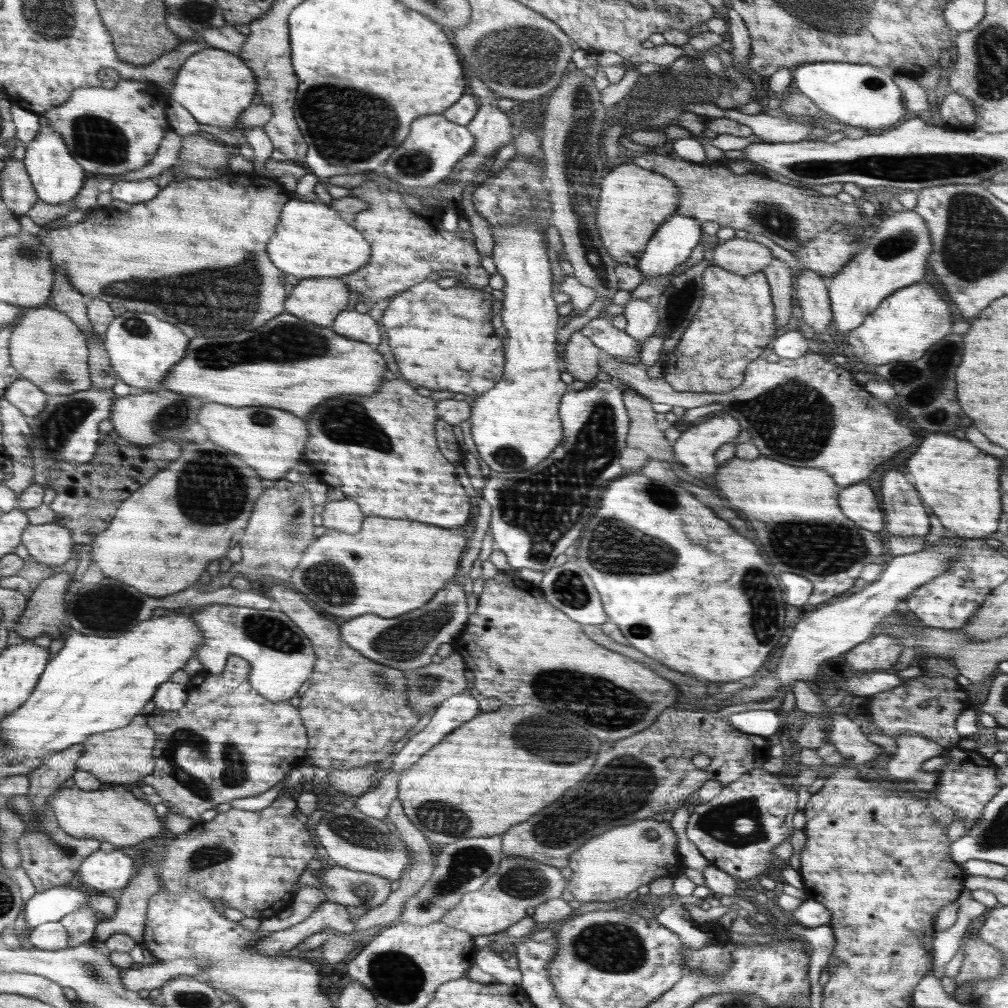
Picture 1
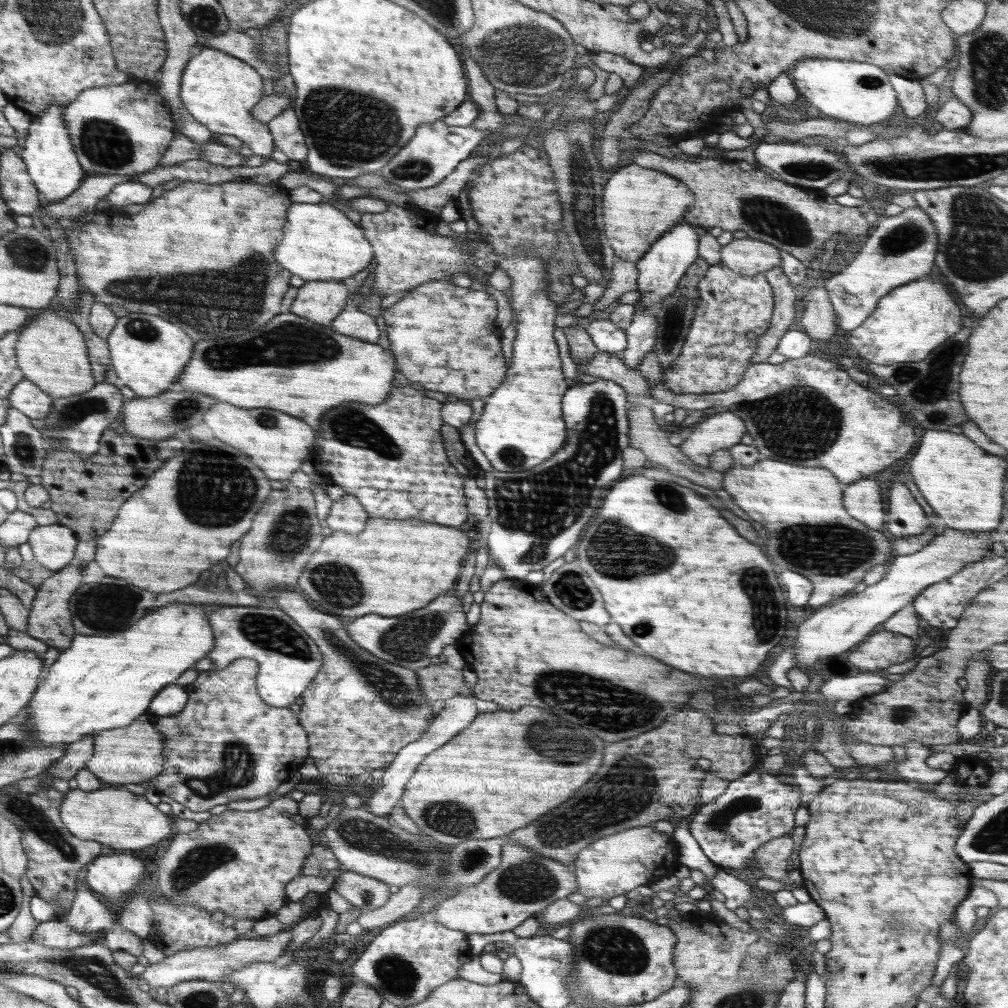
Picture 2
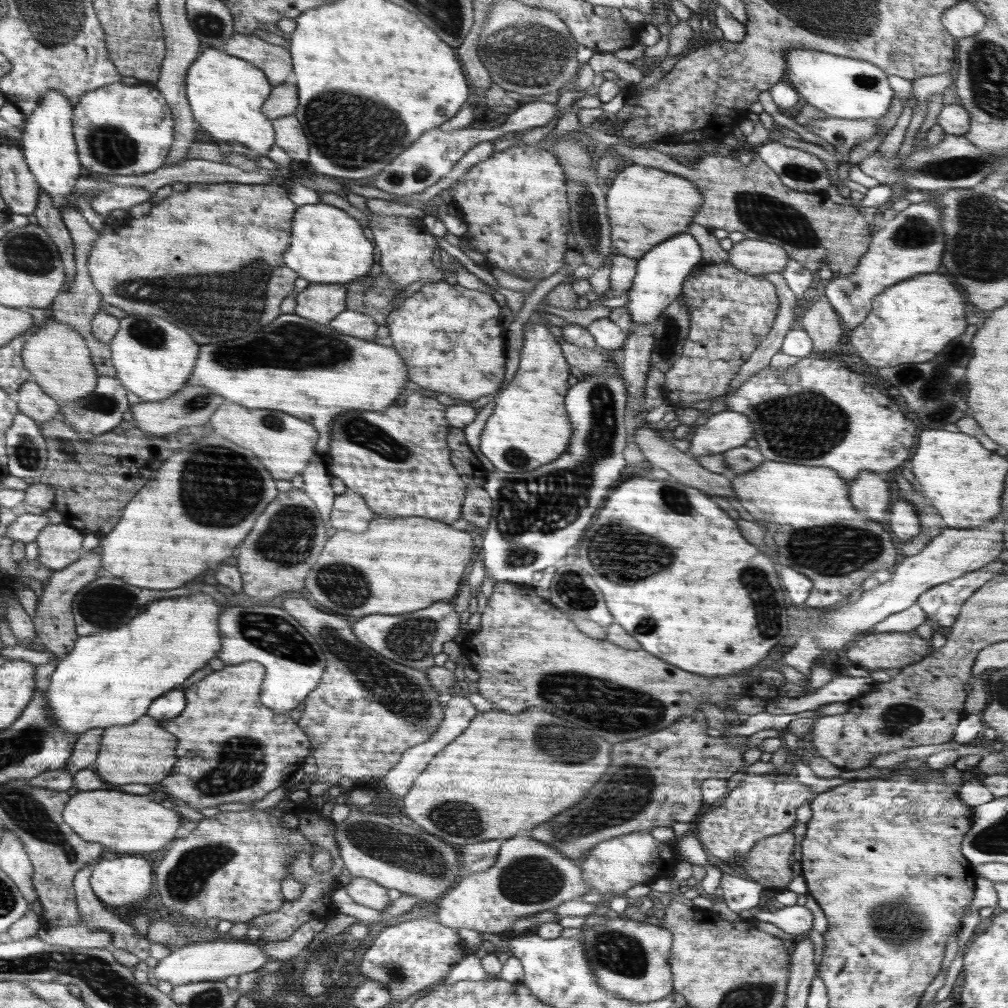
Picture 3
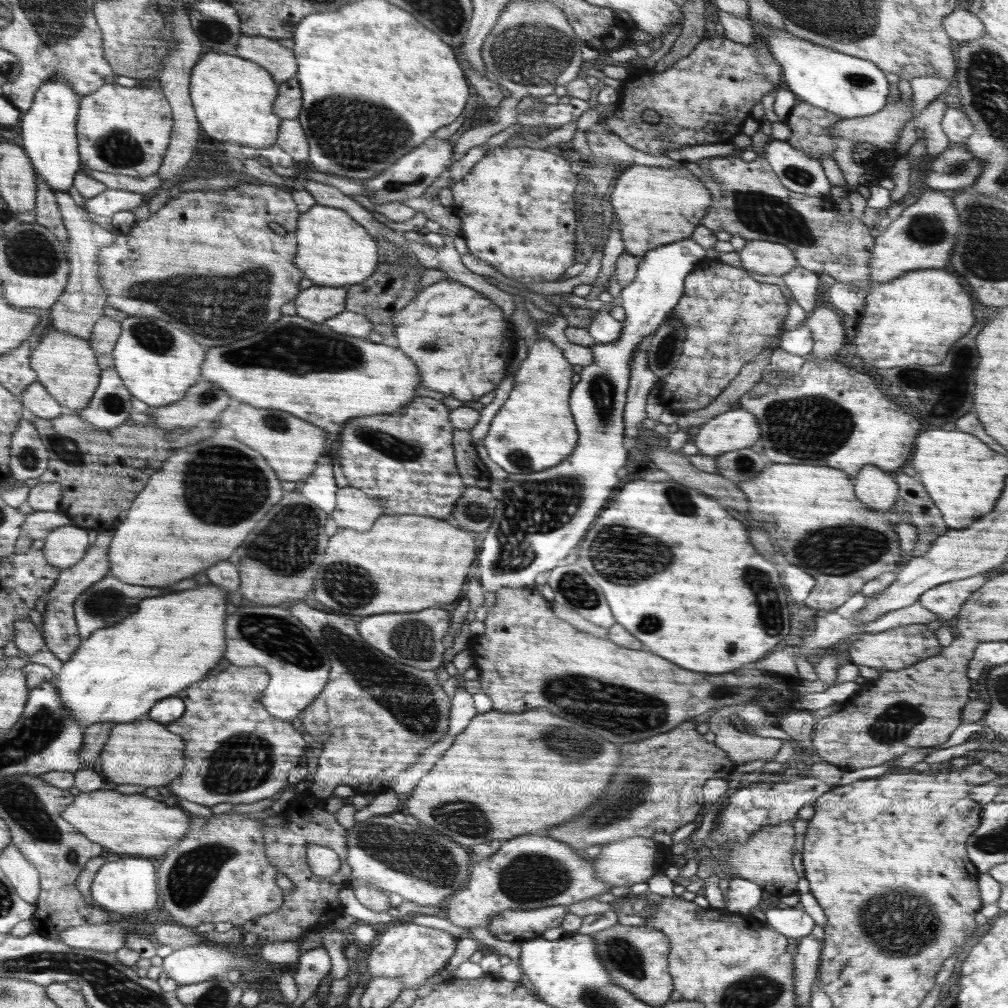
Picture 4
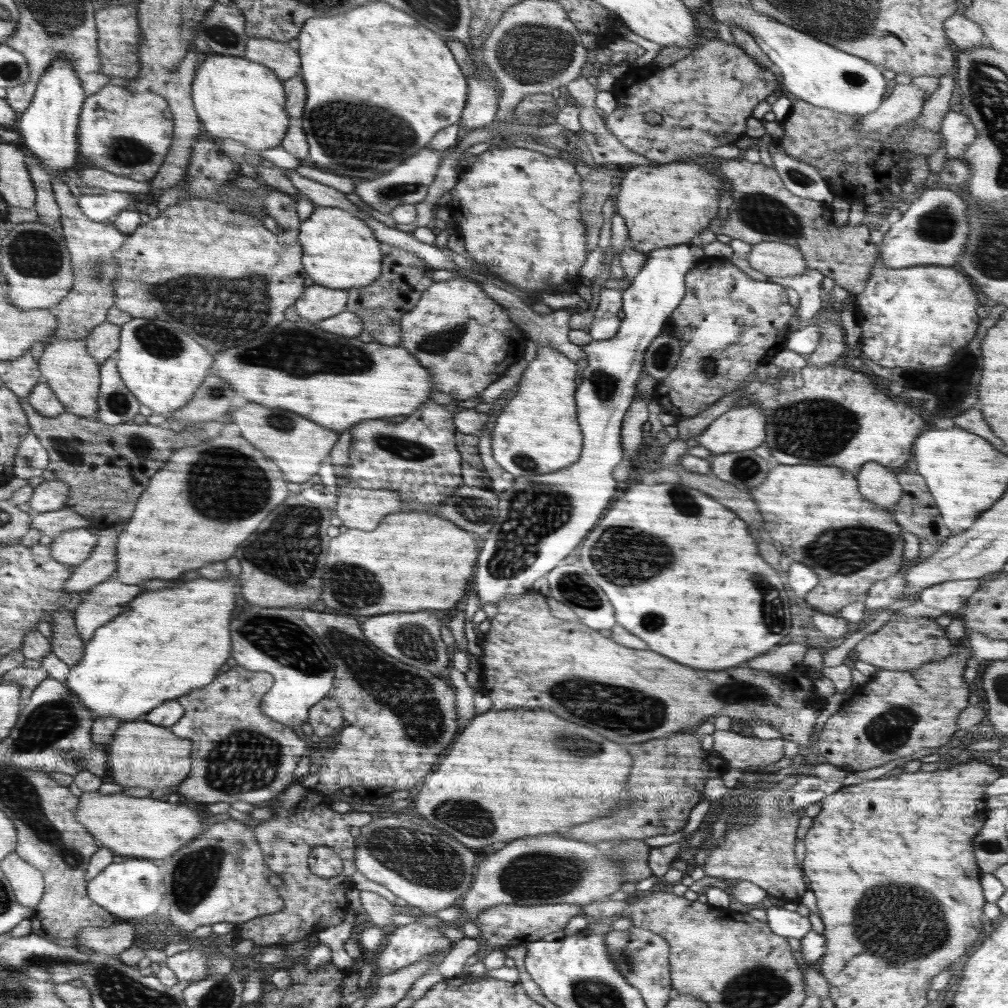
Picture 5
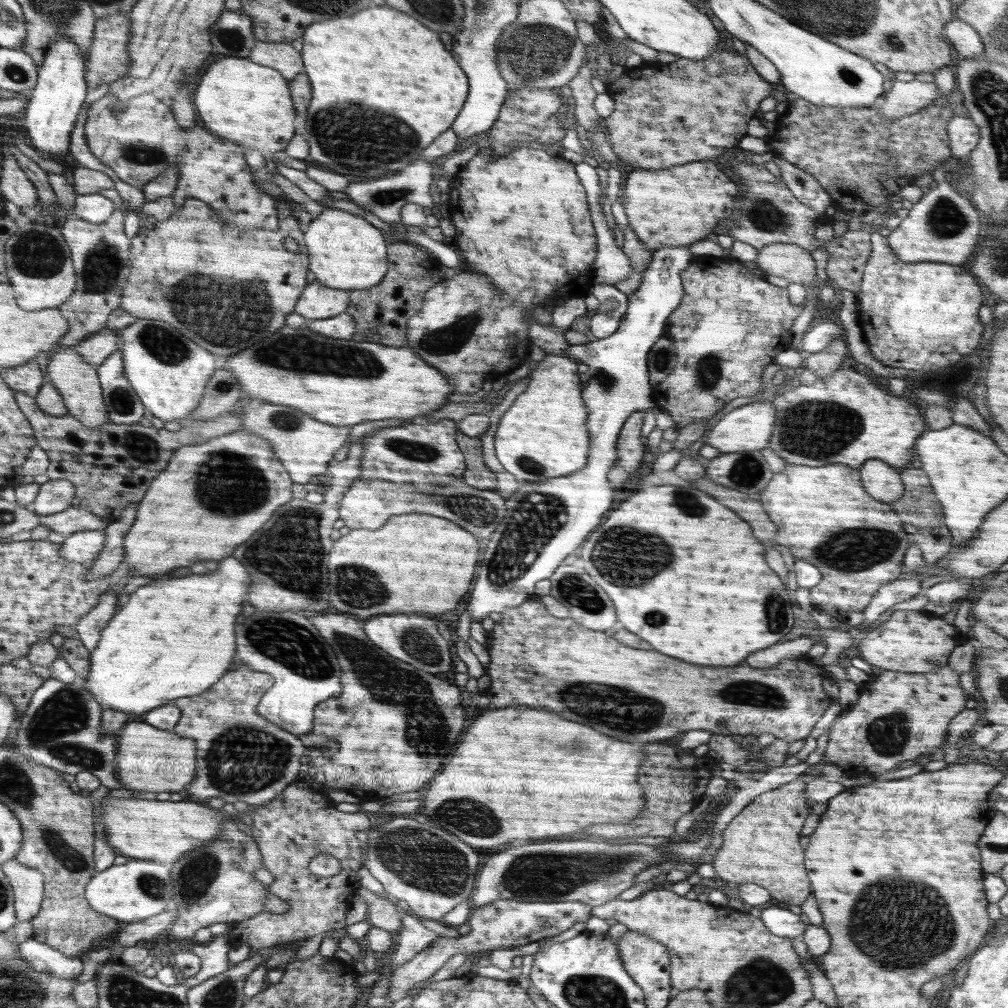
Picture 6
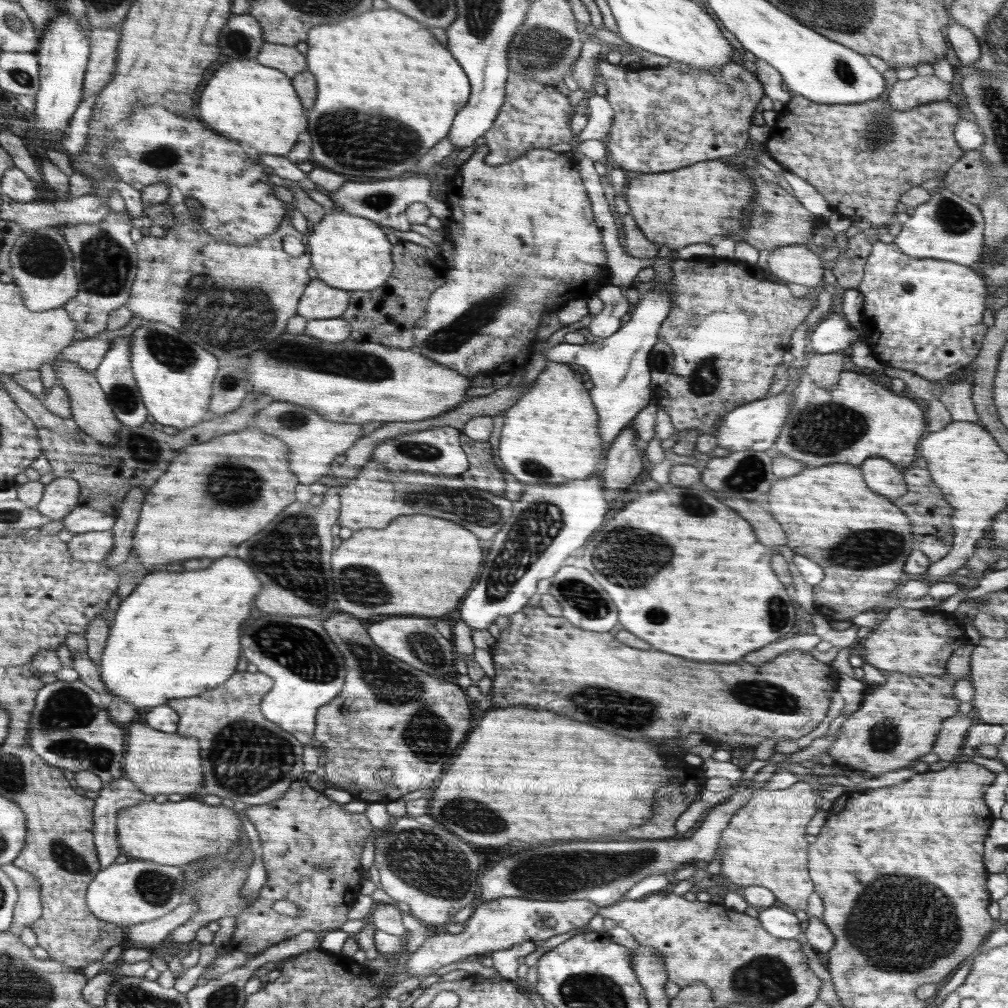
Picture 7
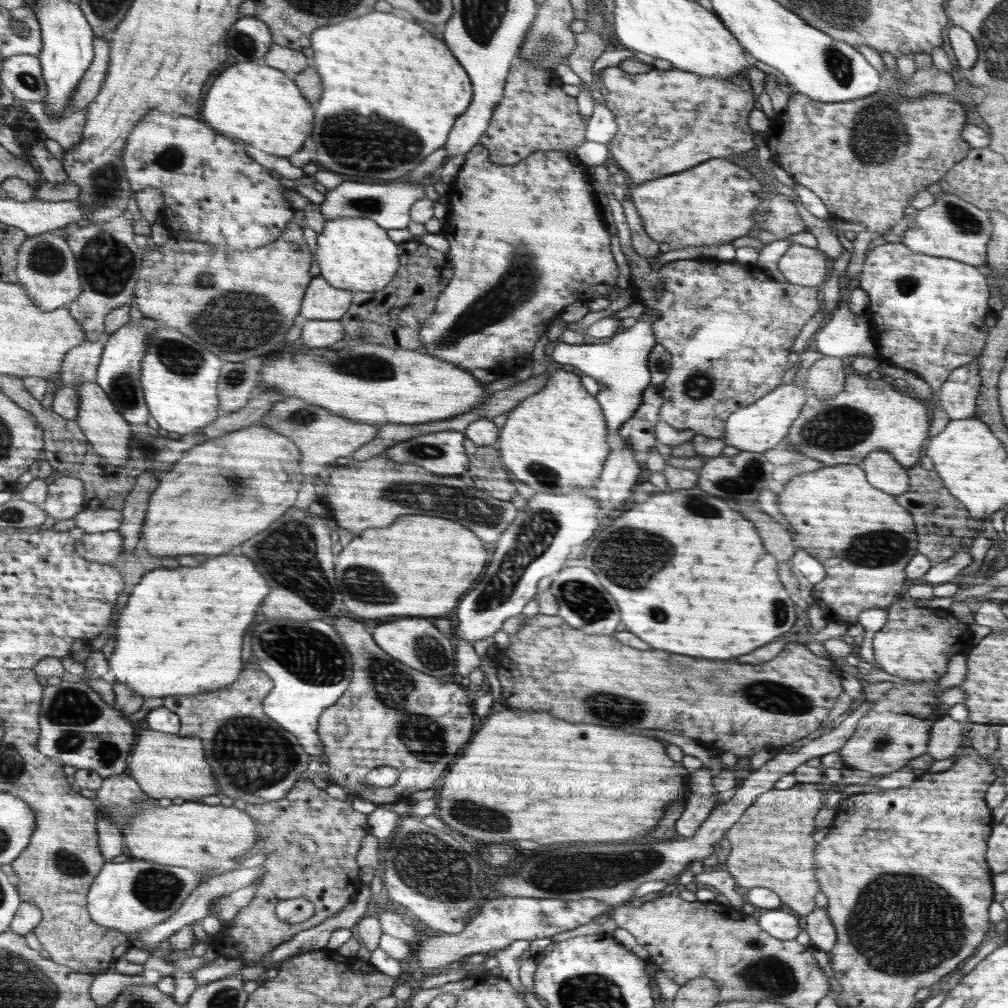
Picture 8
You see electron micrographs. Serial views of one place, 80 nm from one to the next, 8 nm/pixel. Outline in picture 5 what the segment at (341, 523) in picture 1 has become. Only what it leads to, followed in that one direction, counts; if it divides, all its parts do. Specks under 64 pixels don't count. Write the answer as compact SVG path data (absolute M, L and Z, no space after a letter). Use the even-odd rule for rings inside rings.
M349 483L340 485L334 512L342 518L342 524L346 528L374 530L384 516L400 512L400 504L402 498L396 492L364 490Z

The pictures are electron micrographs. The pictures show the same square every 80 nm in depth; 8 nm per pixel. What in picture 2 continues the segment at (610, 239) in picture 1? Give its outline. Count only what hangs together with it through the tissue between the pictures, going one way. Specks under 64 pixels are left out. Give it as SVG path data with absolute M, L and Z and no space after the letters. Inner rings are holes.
M636 164L620 168L603 188L604 230L617 258L638 262L653 242L682 220L684 210L690 208L694 201L692 192L682 182L670 178L668 174L660 174L656 170L644 169Z

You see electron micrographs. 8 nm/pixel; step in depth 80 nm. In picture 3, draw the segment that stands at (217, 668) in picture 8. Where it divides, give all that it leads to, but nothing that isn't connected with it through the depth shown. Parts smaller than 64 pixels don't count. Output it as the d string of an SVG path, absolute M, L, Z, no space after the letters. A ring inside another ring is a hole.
M206 594L188 598L166 598L150 602L138 618L128 622L128 626L79 637L72 652L58 659L50 684L44 686L53 723L59 730L75 735L88 732L90 728L132 724L146 714L152 700L186 682L188 676L204 668L208 660L217 656L216 652L223 646L218 634L218 614L220 606L214 602L212 596Z

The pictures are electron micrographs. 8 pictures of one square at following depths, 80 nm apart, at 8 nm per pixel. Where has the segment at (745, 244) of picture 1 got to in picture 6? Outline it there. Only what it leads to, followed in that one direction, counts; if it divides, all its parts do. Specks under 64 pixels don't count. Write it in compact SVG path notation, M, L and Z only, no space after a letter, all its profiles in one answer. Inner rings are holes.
M774 243L761 248L758 251L755 262L763 272L766 272L770 277L779 276L791 282L809 284L814 282L816 278L816 257L809 253L805 248L793 244Z

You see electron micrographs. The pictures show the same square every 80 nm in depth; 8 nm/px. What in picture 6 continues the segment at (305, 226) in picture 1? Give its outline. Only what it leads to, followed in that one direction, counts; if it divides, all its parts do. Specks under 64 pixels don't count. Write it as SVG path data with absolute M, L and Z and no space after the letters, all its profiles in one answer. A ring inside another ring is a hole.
M325 208L304 228L304 240L308 249L309 270L316 275L316 281L324 286L340 290L362 290L382 282L388 270L387 244L384 232L358 215L340 209Z

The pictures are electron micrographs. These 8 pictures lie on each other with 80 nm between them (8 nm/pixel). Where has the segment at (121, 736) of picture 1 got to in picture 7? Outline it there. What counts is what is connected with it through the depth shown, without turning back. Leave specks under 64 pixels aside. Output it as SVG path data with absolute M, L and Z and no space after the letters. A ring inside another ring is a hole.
M131 722L128 730L128 758L123 758L124 774L142 792L158 798L158 794L196 794L203 792L202 760L198 760L198 738L164 734L144 723Z

